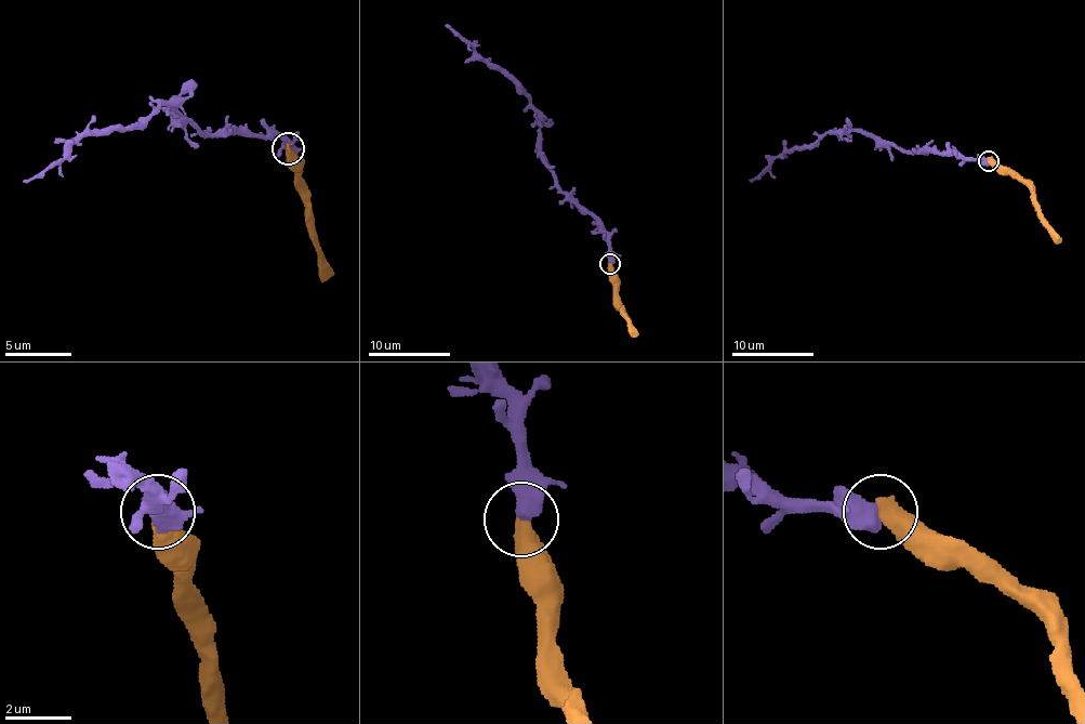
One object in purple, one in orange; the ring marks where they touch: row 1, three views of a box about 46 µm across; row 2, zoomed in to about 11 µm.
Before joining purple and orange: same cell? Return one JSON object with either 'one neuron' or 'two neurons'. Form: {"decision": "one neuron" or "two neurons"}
{"decision": "two neurons"}

